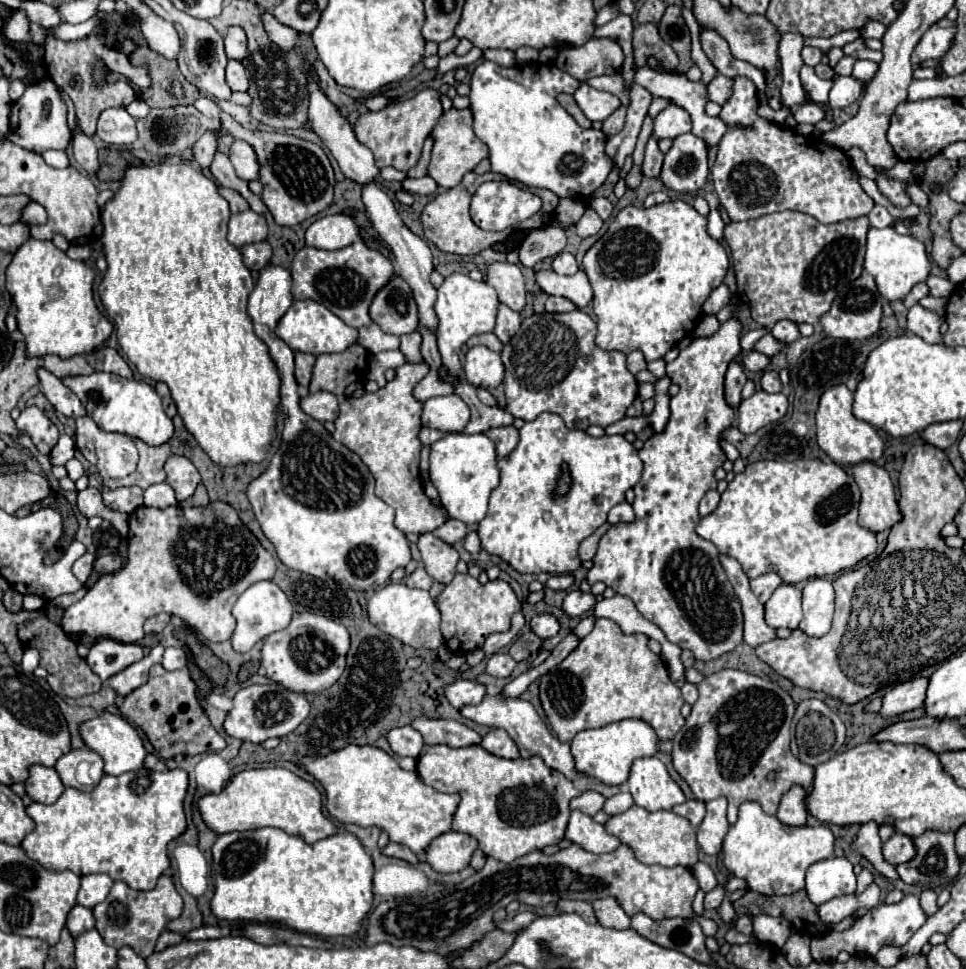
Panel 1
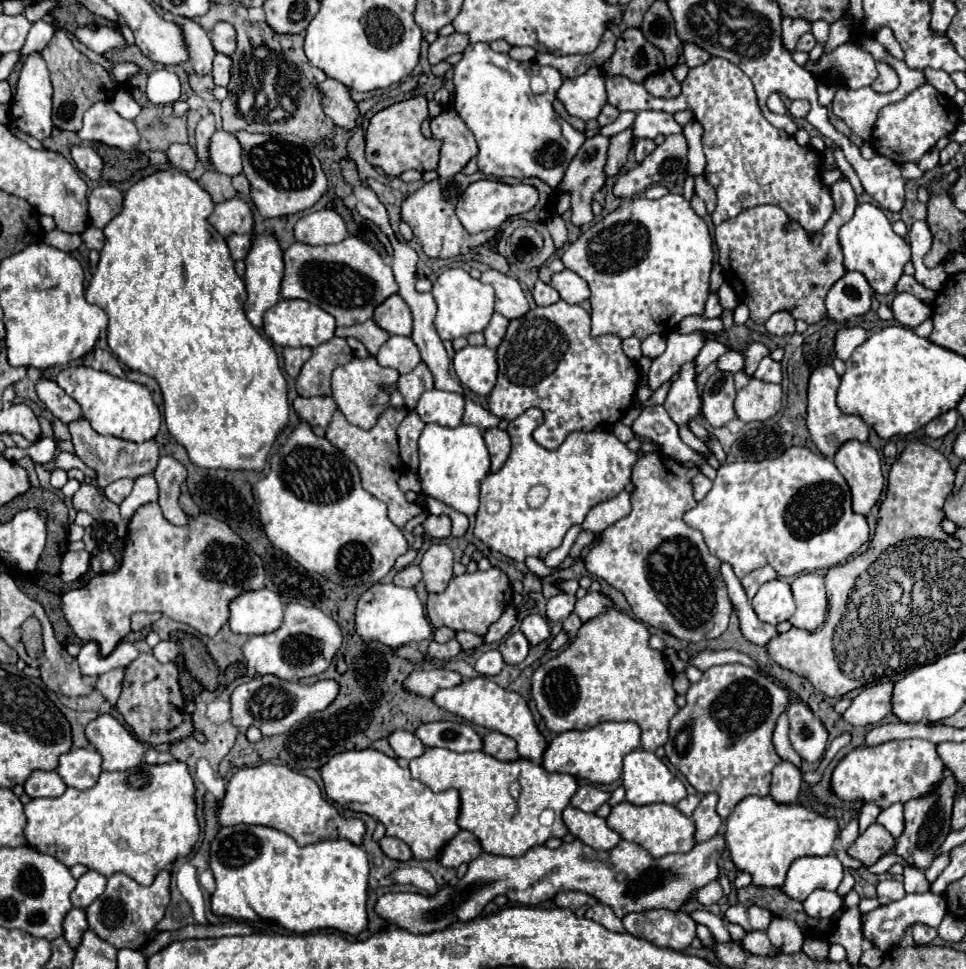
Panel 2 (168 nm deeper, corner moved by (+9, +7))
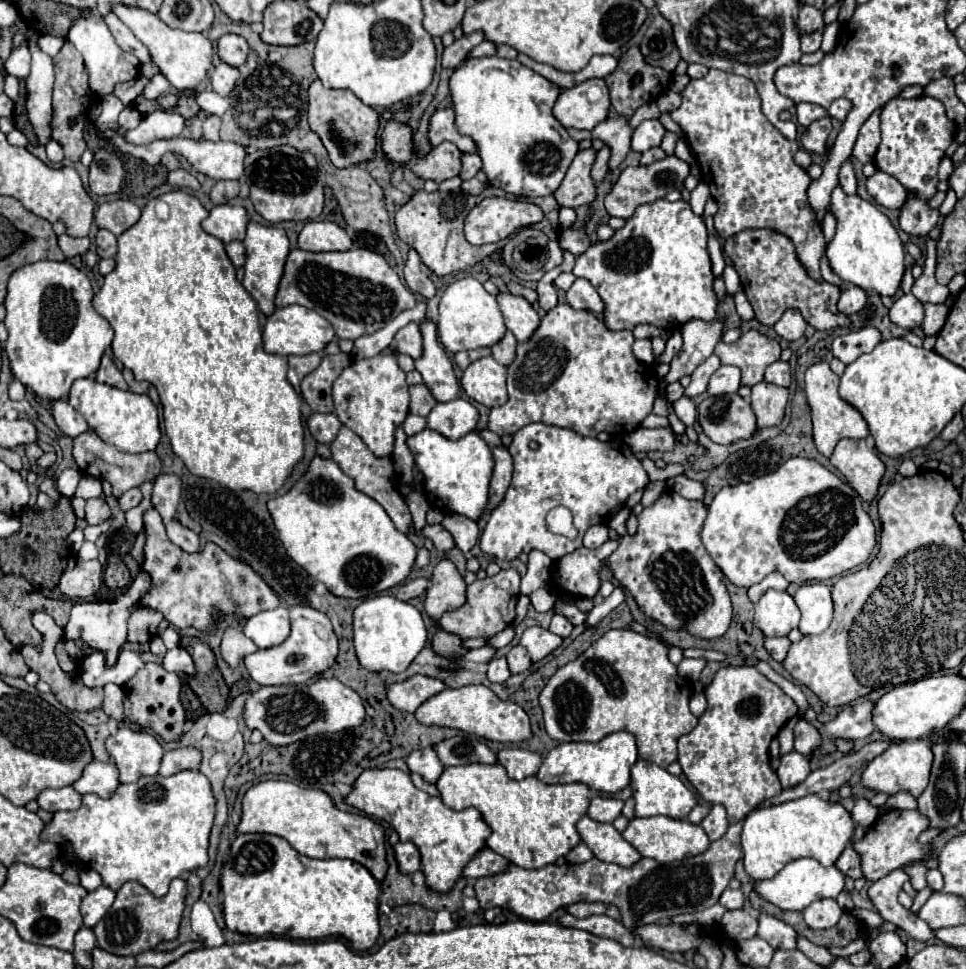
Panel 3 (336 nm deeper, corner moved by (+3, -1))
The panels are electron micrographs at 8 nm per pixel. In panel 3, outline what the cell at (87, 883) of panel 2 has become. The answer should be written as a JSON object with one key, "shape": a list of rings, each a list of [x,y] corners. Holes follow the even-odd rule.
{"shape":[[[100,885],[98,889],[90,891],[84,899],[82,899],[82,905],[80,905],[80,911],[82,911],[82,917],[84,917],[84,925],[86,927],[94,927],[108,911],[108,907],[114,903],[114,891],[106,885]]]}

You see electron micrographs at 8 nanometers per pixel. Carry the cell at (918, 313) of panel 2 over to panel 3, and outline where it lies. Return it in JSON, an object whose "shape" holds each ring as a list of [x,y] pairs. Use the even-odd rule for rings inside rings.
{"shape":[[[910,293],[902,295],[892,307],[890,307],[890,319],[902,329],[914,329],[922,325],[924,319],[924,309],[922,303]]]}

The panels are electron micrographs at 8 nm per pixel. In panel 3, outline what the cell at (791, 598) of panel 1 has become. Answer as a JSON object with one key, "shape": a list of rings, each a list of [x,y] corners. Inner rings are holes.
{"shape":[[[770,589],[754,607],[756,607],[754,623],[768,637],[788,635],[790,629],[798,627],[800,623],[800,611],[794,603],[794,597],[788,595],[786,591]]]}

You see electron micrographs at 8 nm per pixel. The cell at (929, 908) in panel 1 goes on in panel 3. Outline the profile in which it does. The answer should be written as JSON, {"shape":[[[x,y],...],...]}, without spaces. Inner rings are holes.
{"shape":[[[886,811],[880,815],[872,825],[870,831],[864,835],[862,841],[854,843],[854,849],[862,855],[862,871],[868,881],[878,881],[884,877],[884,863],[906,863],[904,869],[910,875],[910,883],[916,891],[924,889],[926,883],[926,867],[922,865],[930,845],[920,845],[916,837],[926,829],[926,819],[918,815],[918,811]]]}

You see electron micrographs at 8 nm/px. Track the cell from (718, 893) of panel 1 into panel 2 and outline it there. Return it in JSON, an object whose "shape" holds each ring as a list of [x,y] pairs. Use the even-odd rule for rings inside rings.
{"shape":[[[712,881],[712,883],[708,883],[706,887],[702,887],[702,889],[698,891],[696,899],[698,899],[698,903],[702,903],[702,905],[712,905],[712,903],[718,903],[718,901],[722,899],[722,895],[724,895],[724,891],[722,891],[720,883],[718,883],[718,881]]]}

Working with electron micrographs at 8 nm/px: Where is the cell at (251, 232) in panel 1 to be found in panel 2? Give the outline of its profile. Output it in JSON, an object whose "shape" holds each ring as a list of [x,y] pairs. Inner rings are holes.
{"shape":[[[238,197],[226,199],[224,203],[216,203],[212,215],[208,217],[208,223],[222,237],[228,237],[232,233],[252,233],[254,231],[252,209]]]}

